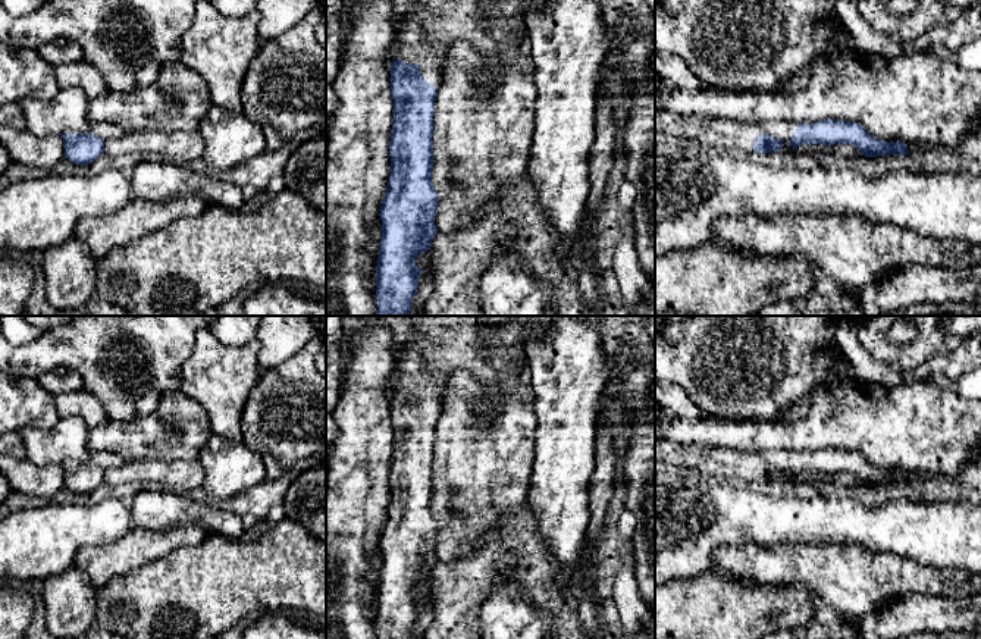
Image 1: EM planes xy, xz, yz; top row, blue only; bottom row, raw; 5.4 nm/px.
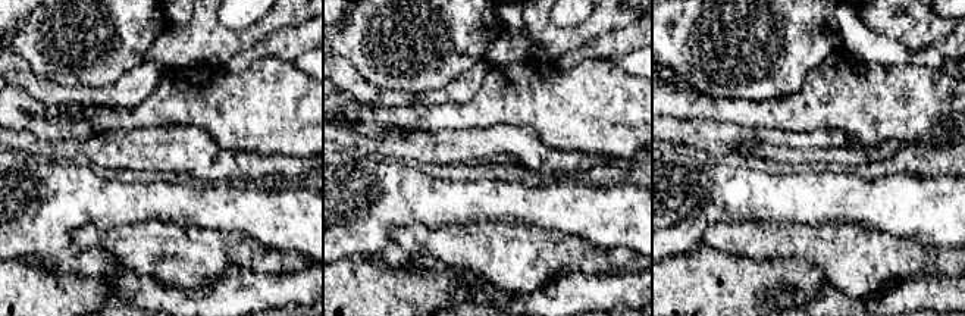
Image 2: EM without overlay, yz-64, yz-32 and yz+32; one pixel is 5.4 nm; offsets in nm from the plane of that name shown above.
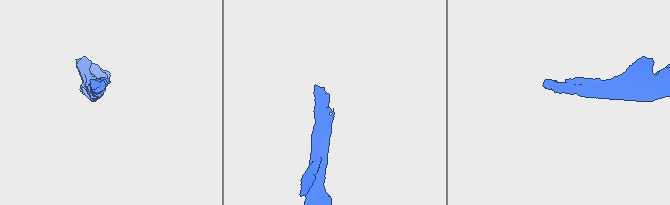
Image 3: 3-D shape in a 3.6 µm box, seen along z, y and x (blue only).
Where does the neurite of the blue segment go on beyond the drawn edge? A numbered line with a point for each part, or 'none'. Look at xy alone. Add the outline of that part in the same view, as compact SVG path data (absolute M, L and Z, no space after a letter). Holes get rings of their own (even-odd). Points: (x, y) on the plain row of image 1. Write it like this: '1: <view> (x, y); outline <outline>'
1: xy (105, 459); outline M93 451L88 461L104 470L122 467L126 463L117 452L112 451Z

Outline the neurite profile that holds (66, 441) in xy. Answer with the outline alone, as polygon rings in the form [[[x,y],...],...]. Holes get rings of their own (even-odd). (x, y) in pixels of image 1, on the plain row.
[[[79,417],[60,419],[50,429],[26,425],[18,432],[26,445],[26,460],[34,464],[87,463],[90,460],[91,451],[87,444],[91,429]]]

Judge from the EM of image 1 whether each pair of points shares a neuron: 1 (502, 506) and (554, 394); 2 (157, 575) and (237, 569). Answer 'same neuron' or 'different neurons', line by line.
1: different neurons
2: same neuron

